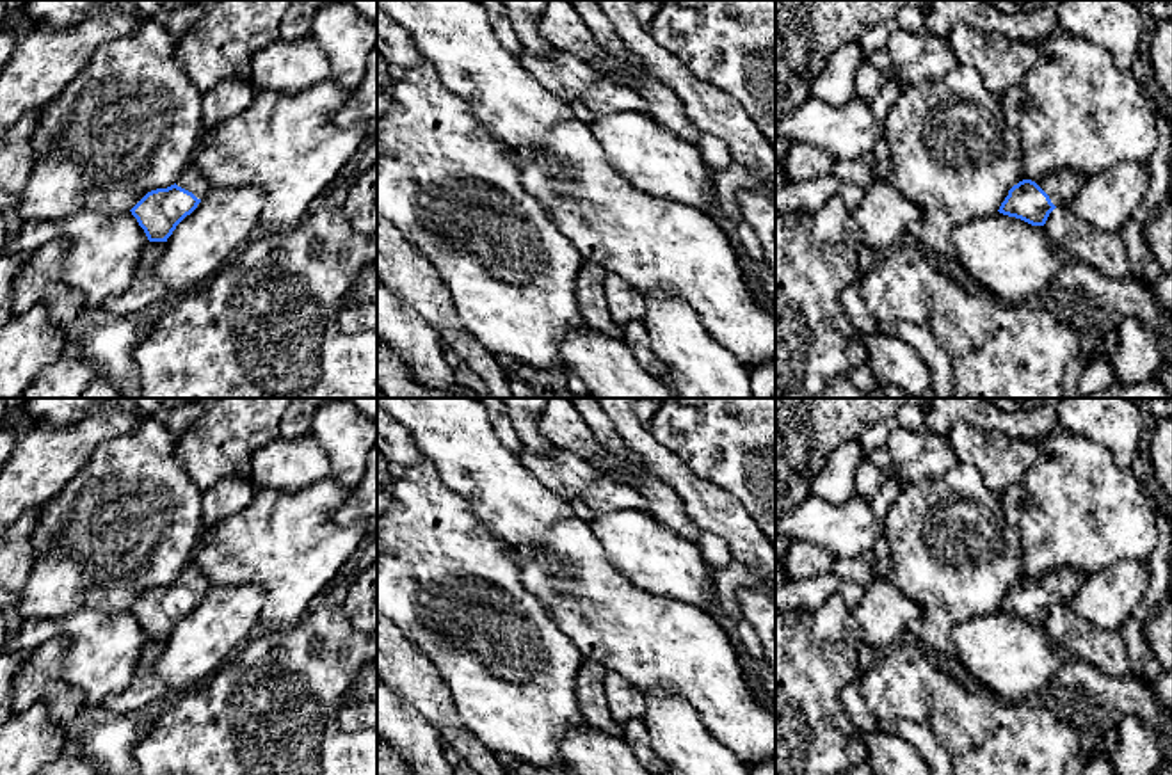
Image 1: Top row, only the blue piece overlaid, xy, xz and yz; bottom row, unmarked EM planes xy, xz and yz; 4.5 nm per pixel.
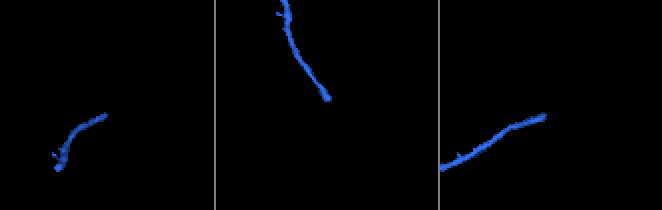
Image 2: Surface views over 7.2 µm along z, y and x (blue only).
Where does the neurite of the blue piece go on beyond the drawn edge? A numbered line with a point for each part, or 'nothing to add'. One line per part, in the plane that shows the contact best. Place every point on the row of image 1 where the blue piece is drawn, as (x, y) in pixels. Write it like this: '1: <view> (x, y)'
1: yz (1060, 187)

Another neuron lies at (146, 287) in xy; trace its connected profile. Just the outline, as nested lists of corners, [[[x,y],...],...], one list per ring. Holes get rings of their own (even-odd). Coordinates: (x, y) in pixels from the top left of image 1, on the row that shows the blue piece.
[[[149,242],[139,261],[132,284],[119,295],[108,297],[101,308],[117,316],[132,316],[149,304],[162,300],[169,292],[155,272],[155,263],[165,251],[165,242]]]

